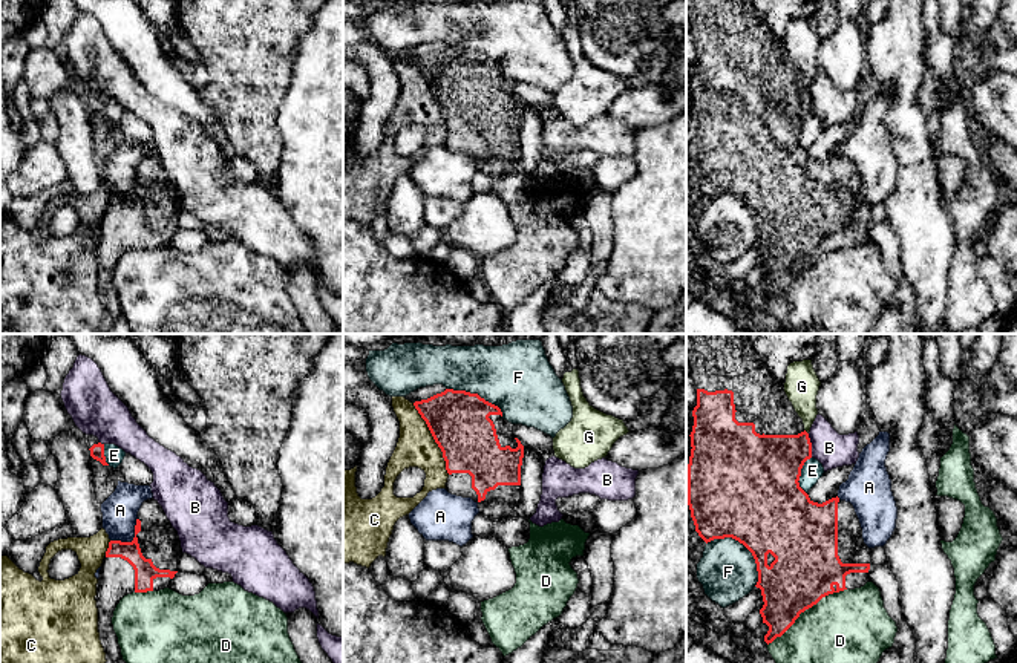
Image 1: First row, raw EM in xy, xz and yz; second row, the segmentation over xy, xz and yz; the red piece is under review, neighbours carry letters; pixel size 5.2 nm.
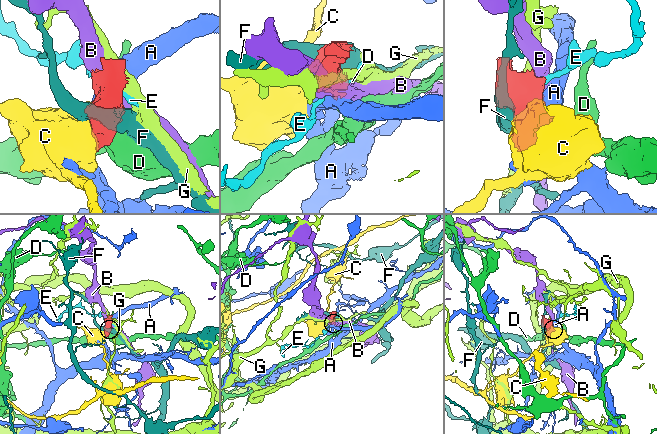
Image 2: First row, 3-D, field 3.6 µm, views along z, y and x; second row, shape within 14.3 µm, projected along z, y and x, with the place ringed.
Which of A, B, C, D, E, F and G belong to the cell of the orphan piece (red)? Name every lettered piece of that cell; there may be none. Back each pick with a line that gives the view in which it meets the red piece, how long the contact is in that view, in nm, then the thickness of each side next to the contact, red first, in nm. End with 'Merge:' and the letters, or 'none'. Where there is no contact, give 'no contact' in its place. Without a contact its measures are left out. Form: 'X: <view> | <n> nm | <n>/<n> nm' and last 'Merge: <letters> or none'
Merge: none

